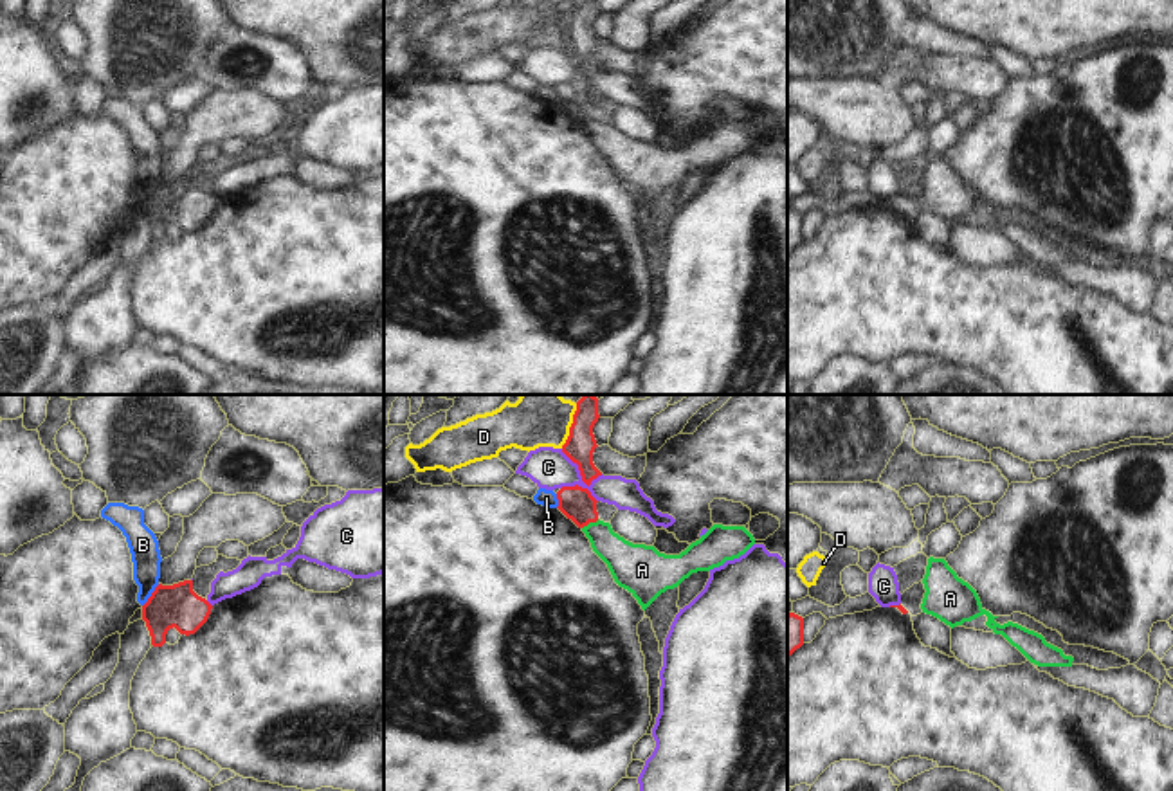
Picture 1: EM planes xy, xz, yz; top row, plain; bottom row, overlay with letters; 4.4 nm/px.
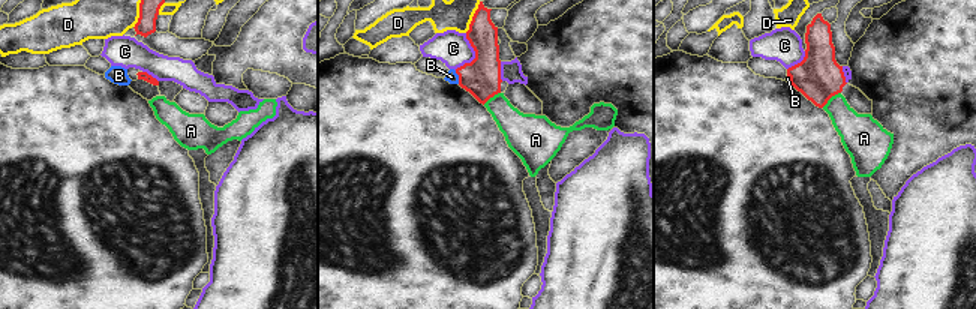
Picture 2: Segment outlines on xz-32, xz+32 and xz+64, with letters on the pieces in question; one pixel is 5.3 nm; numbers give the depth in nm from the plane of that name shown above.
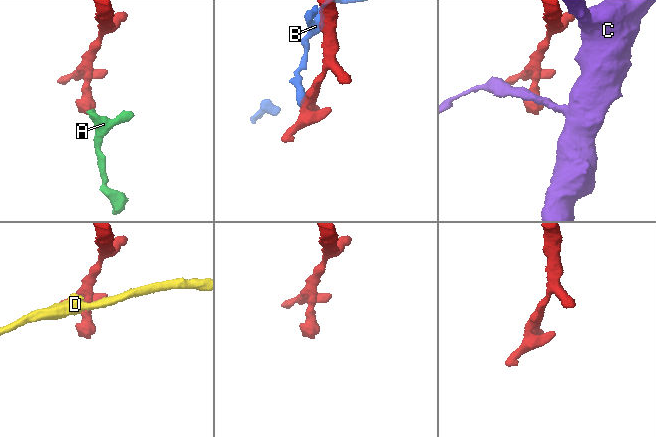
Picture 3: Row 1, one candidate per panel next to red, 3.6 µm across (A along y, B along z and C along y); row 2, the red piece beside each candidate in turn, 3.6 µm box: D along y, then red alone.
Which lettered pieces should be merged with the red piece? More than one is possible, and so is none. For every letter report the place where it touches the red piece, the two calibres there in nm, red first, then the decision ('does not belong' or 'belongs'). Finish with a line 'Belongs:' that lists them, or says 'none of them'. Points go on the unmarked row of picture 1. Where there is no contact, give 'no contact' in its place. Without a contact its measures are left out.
A: xz (590, 118) | 150/180 nm | belongs
B: xy (152, 191) | 190/130 nm | does not belong
C: xz (581, 71) | 140/180 nm | does not belong
D: xz (572, 22) | 140/200 nm | does not belong
Belongs: A

